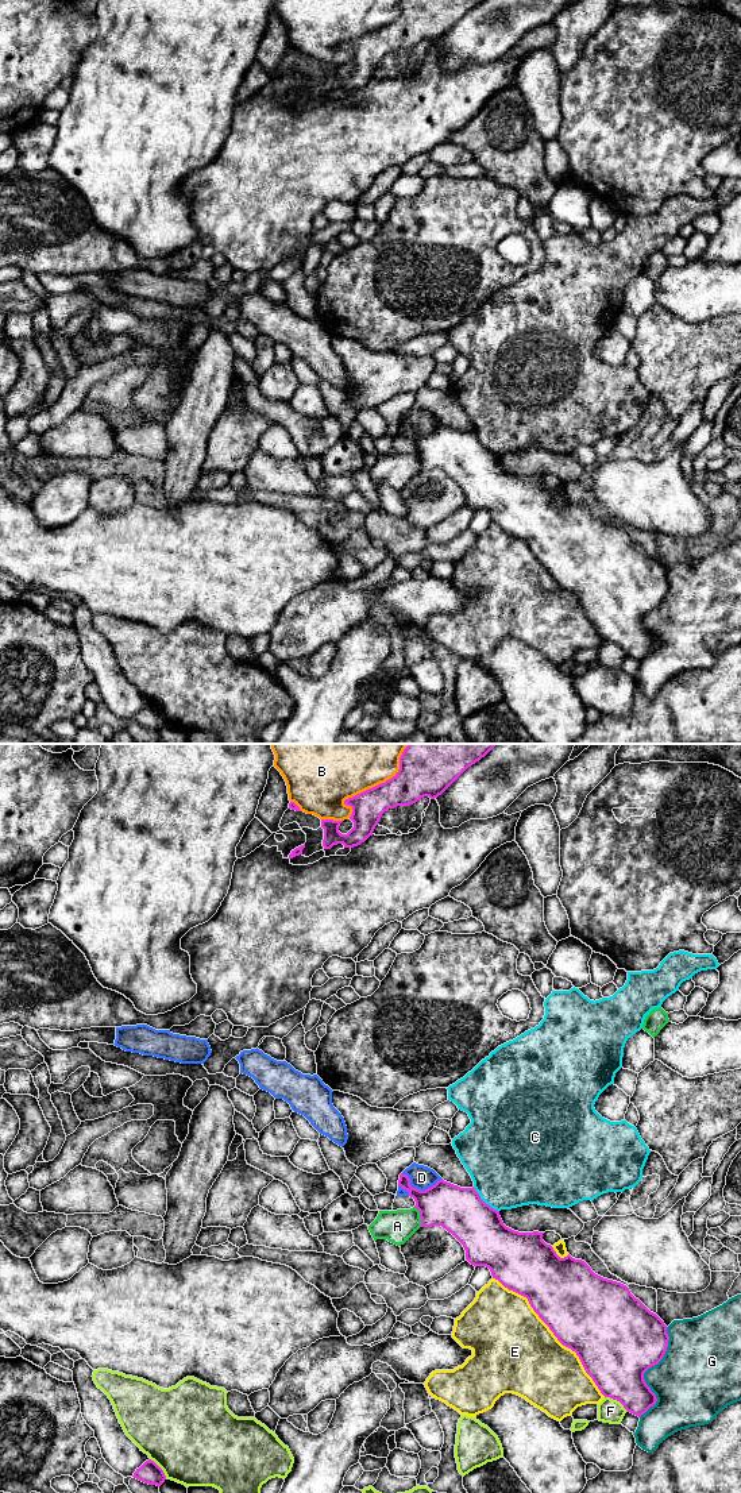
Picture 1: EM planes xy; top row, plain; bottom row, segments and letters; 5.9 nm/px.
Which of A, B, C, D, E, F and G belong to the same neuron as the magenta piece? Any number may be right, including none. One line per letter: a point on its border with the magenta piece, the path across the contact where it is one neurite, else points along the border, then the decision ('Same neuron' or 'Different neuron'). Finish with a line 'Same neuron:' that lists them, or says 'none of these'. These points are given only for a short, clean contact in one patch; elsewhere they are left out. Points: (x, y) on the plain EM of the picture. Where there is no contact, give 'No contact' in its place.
A: Touches magenta at xy (420, 460). Different neuron
B: Touches magenta at xy (369, 33). Different neuron
C: Touches magenta at xy (483, 446). Different neuron
D: Touches magenta at xy (419, 433). Different neuron
E: Touches magenta at xy (552, 575). Different neuron
F: Touches magenta at xy (616, 643). Different neuron
G: Touches magenta at xy (645, 614). Different neuron
Same neuron: none of these

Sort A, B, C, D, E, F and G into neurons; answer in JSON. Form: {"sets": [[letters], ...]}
{"sets": [["A"], ["B"], ["C"], ["D"], ["E"], ["F"], ["G"]]}

